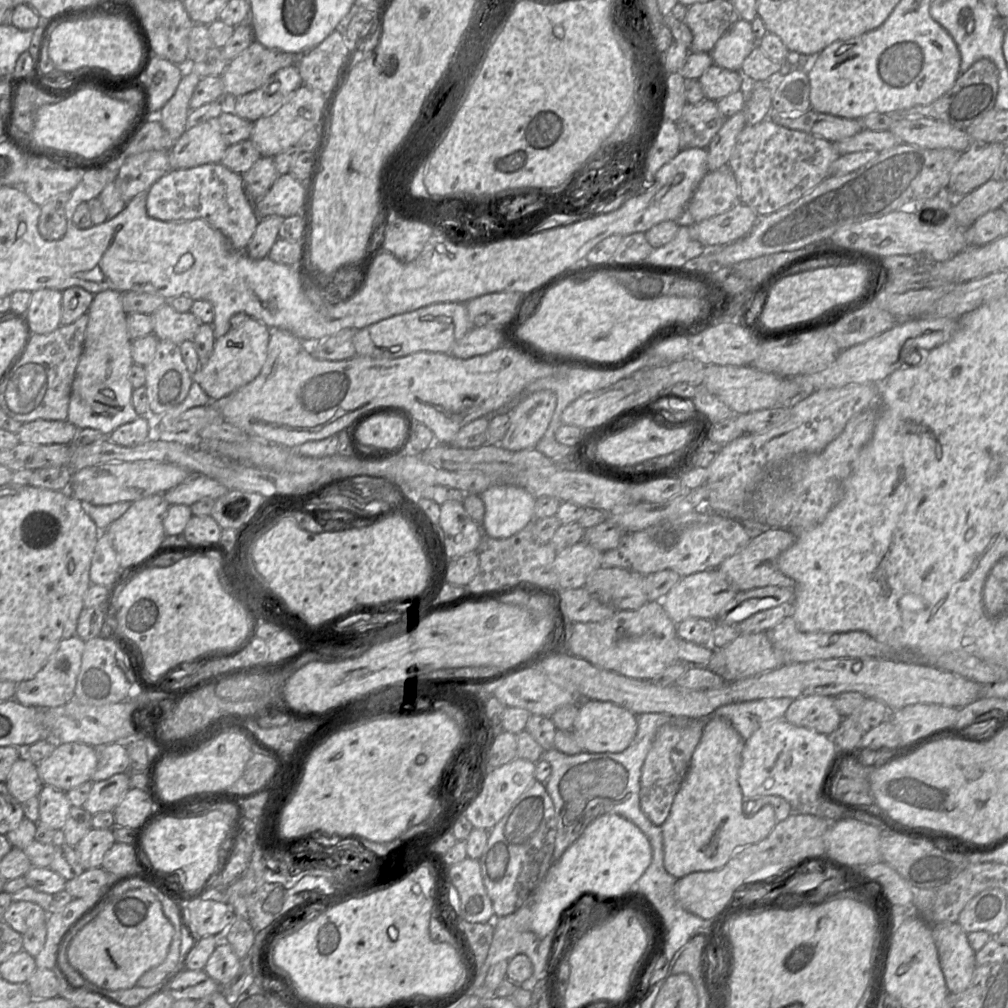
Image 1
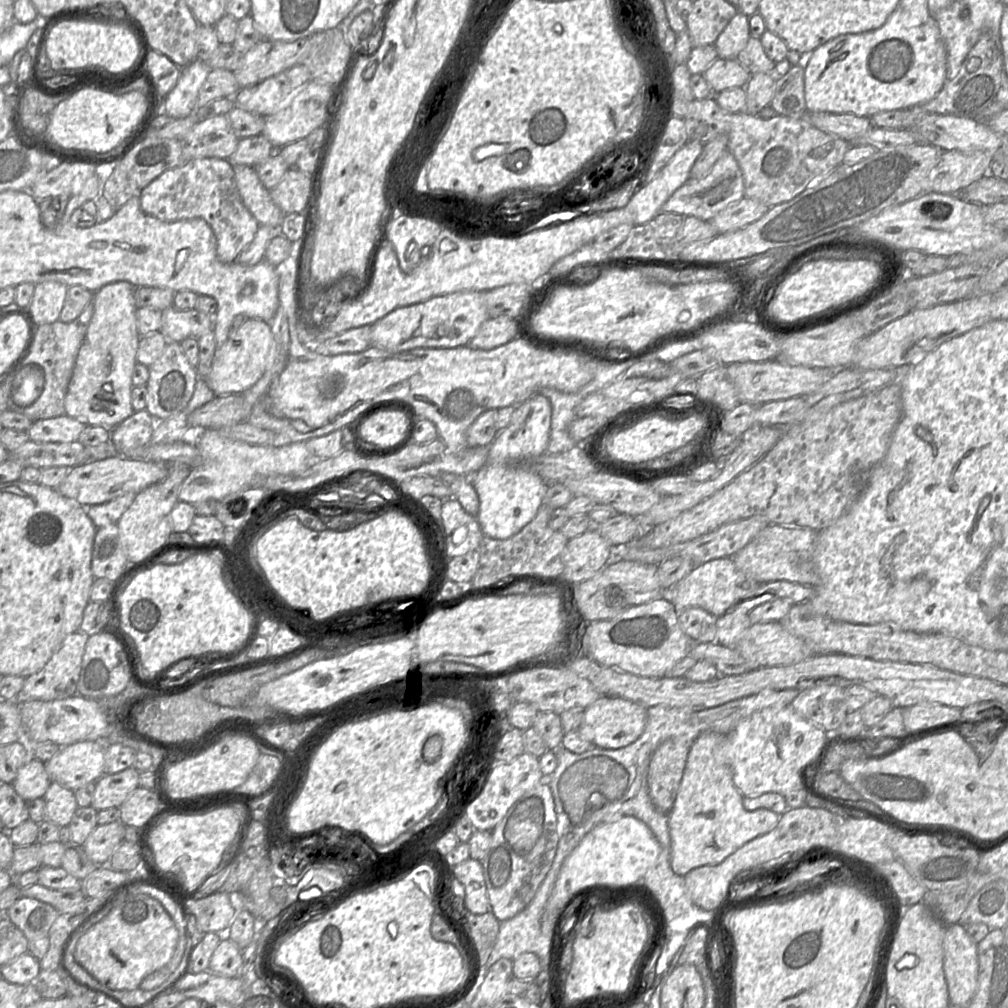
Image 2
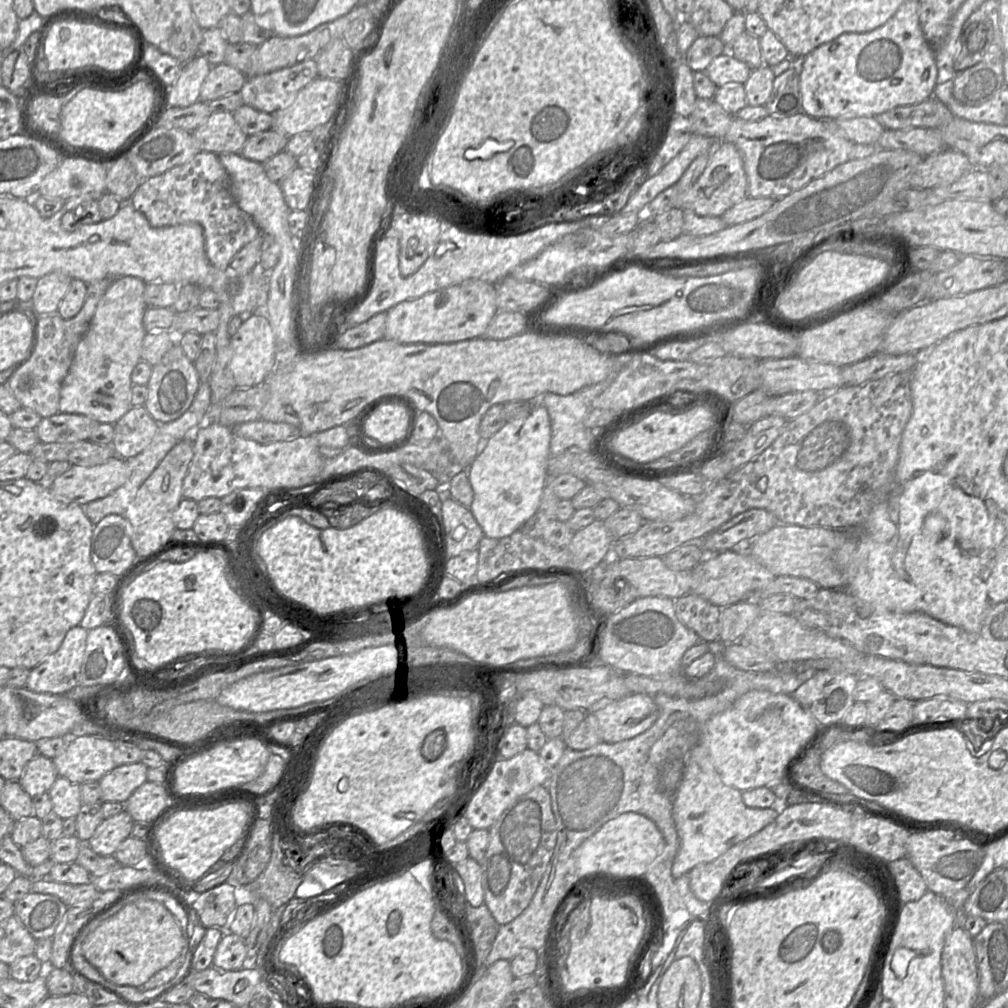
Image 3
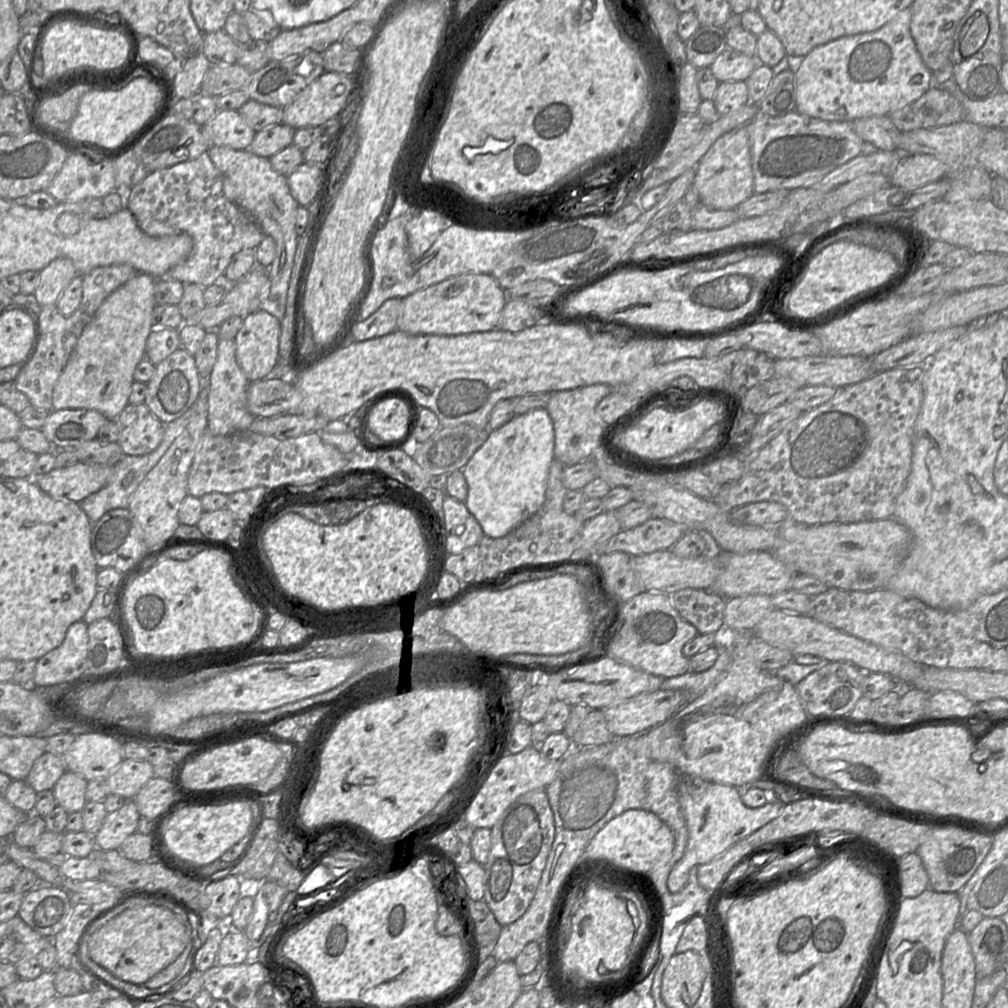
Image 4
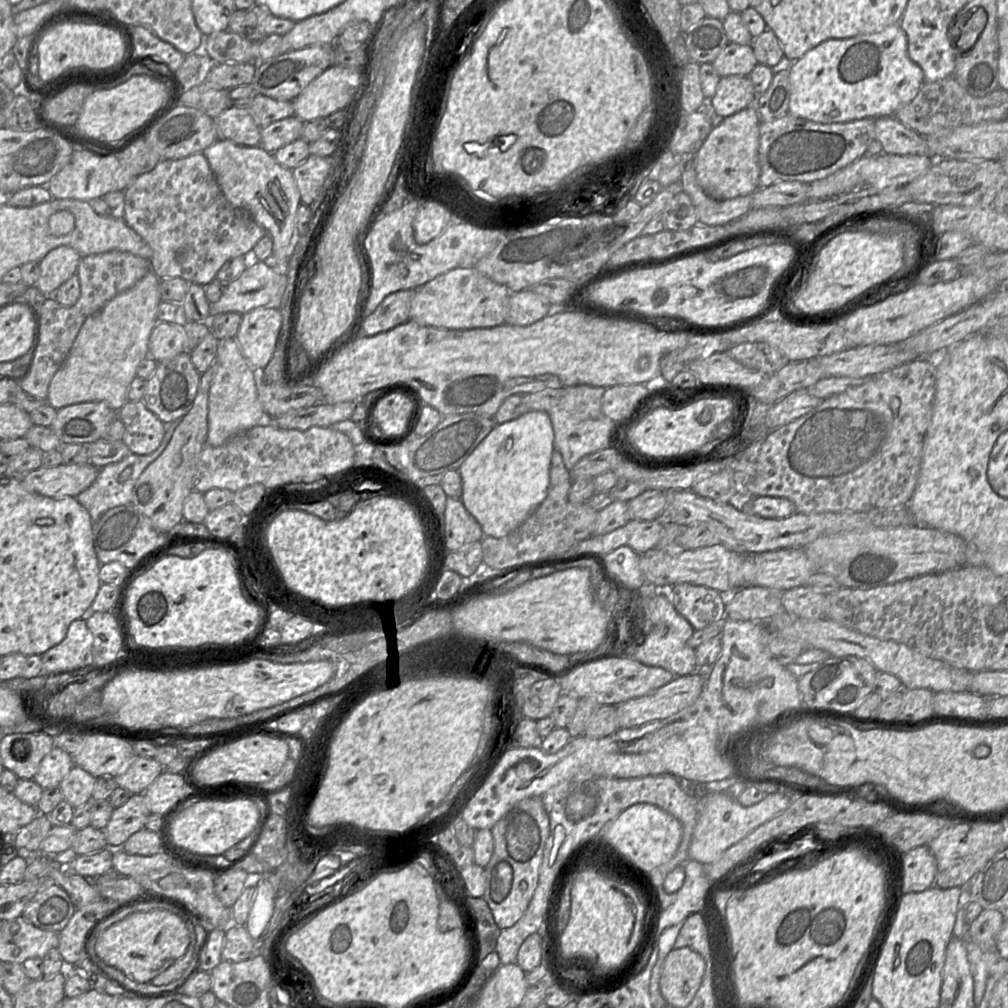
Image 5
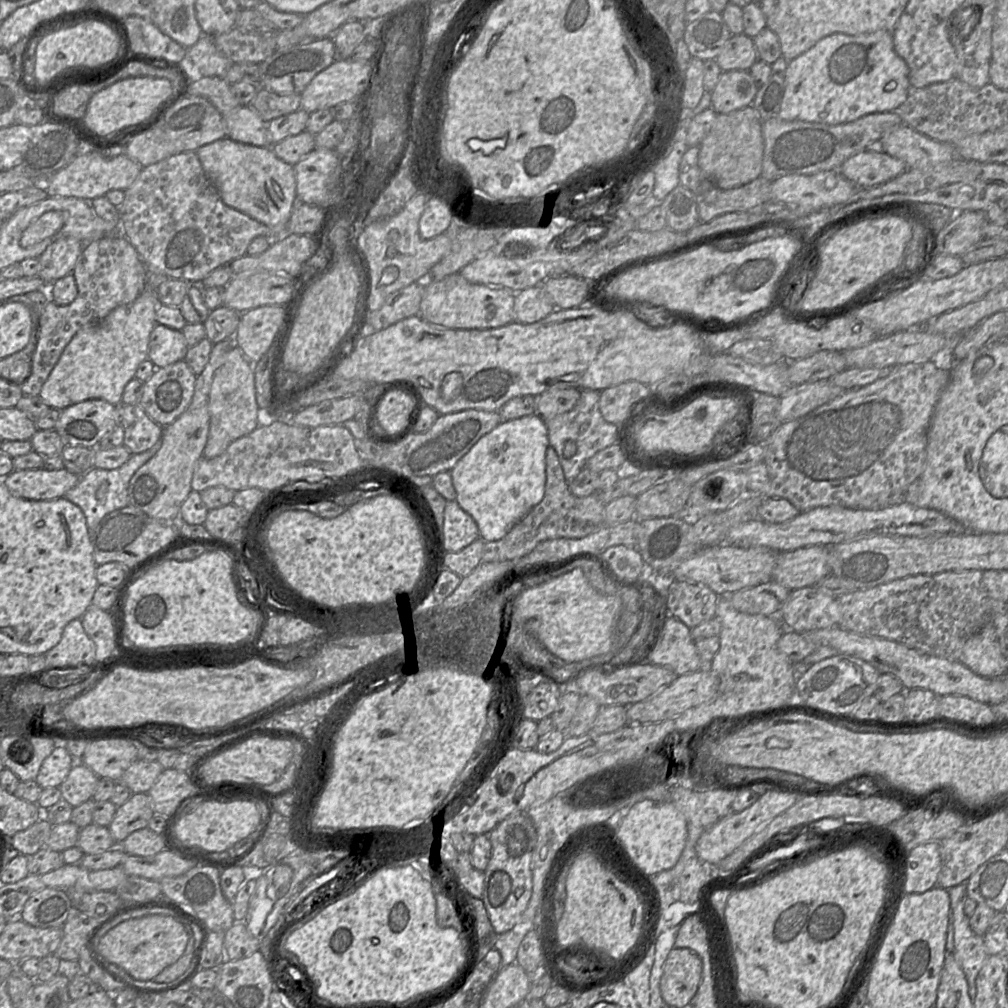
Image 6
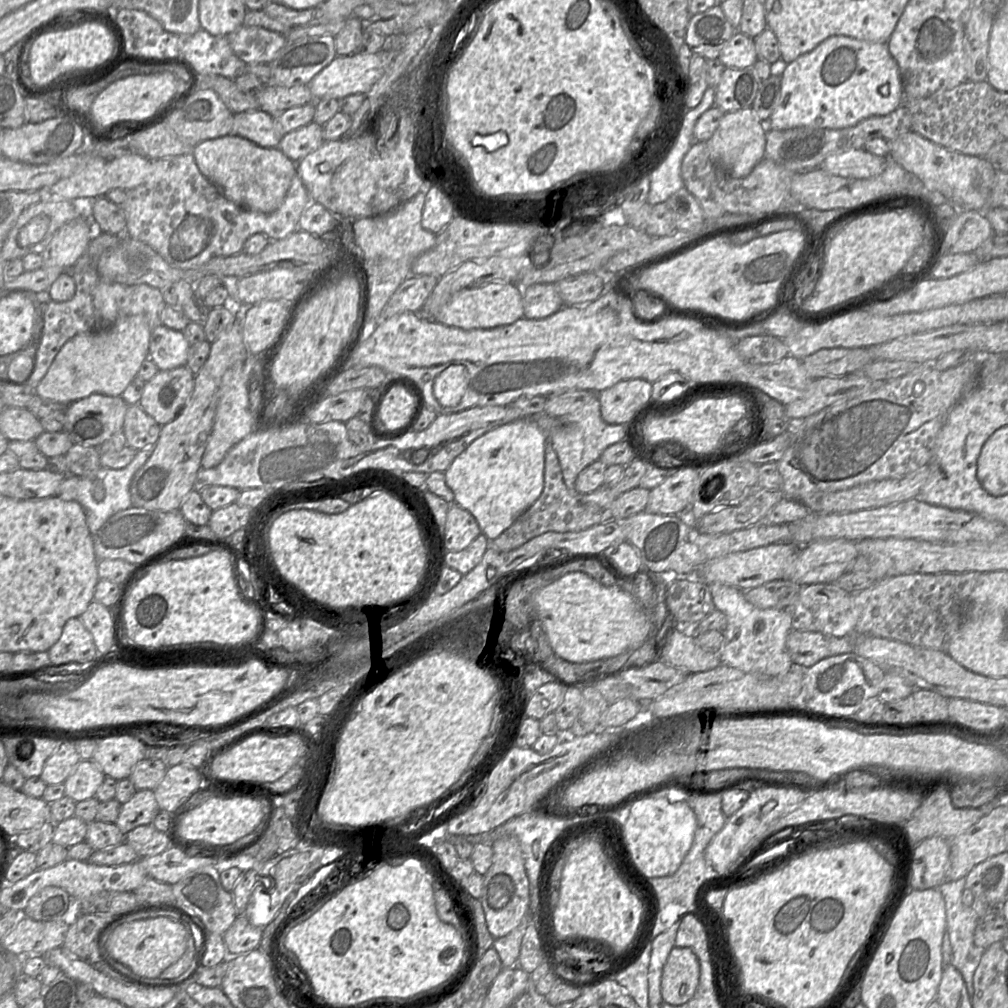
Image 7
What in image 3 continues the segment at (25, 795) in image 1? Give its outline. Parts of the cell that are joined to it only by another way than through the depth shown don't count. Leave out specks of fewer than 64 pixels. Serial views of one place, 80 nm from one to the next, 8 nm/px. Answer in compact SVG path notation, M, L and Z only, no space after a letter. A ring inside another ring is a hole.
M37 754L26 765L19 783L33 798L49 792L58 777L53 759Z

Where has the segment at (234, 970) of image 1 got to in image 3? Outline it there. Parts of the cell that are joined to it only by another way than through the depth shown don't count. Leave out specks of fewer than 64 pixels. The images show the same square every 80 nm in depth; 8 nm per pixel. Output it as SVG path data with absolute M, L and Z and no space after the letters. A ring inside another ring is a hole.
M226 931L216 948L213 966L222 971L234 971L246 965L248 952L244 938Z

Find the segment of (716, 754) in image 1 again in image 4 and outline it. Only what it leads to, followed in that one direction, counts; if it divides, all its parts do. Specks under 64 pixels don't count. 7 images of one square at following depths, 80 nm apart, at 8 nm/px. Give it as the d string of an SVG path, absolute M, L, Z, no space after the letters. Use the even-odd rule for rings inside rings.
M682 774L680 783L680 806L688 829L688 841L682 858L676 863L669 874L667 887L671 893L678 893L686 885L689 871L693 866L709 863L714 858L723 854L733 844L753 834L770 821L777 818L783 811L784 805L780 801L771 800L758 808L747 807L742 801L742 791L731 785L712 782L689 774Z

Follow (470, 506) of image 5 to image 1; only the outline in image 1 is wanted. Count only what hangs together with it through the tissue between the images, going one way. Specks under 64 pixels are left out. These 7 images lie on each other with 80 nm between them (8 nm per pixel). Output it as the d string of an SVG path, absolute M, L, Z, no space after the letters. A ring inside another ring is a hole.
M549 390L537 391L527 396L510 411L509 428L500 445L510 451L535 448L550 424L556 403L555 393ZM493 485L480 494L485 505L484 534L494 539L509 538L534 520L536 497L514 485Z

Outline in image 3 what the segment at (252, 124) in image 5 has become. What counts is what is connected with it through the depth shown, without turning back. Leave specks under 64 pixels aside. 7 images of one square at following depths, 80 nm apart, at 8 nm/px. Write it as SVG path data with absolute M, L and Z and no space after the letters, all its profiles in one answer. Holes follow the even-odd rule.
M212 113L207 121L193 132L199 151L217 155L240 153L248 136L236 123L233 113Z

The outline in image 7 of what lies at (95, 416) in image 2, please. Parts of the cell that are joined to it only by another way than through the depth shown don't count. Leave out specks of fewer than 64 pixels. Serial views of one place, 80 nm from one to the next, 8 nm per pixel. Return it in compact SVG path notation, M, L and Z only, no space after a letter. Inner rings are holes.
M141 314L120 318L107 329L75 335L61 347L47 373L34 389L34 393L62 405L69 405L91 394L121 396L132 380L137 377L142 363L149 358L150 337L151 330L147 317Z

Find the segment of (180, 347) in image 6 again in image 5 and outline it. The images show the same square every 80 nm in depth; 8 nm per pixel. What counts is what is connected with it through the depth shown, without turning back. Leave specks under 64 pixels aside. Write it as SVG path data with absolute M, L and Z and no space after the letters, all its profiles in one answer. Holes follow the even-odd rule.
M157 322L149 339L149 357L157 363L172 360L187 351L187 337L176 324Z

